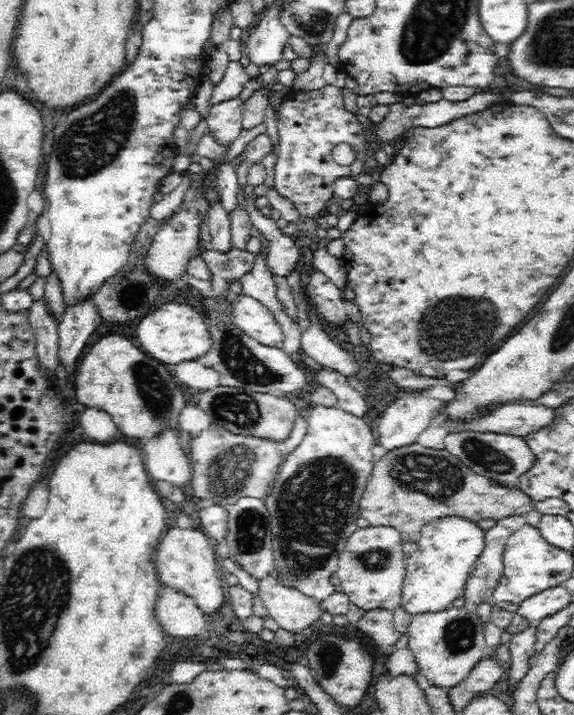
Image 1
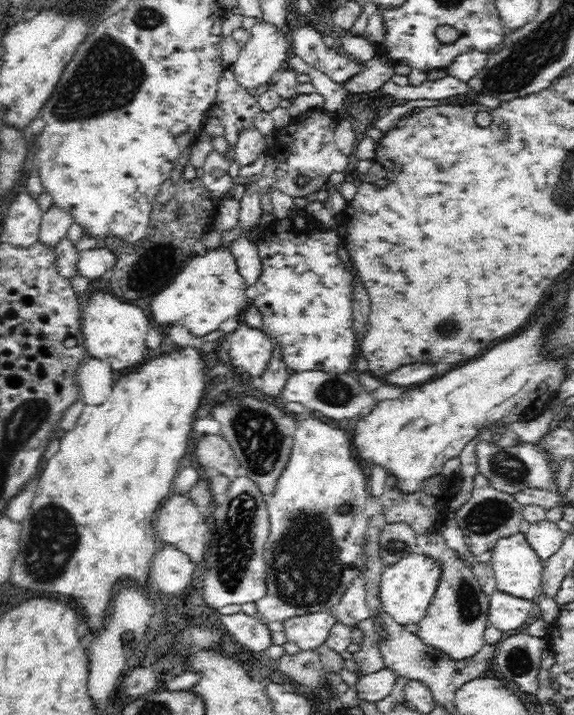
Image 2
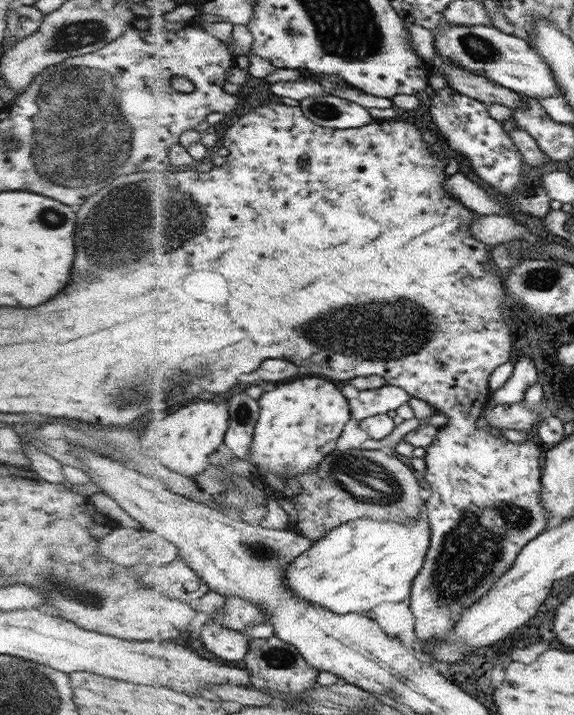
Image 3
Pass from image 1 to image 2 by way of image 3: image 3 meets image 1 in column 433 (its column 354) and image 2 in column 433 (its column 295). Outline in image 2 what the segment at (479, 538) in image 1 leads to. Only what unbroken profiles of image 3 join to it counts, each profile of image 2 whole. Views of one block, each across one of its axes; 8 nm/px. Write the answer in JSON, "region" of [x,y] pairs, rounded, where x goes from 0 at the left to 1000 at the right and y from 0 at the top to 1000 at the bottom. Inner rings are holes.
{"region":[[[723,772],[693,786],[676,789],[662,806],[659,824],[662,853],[700,876],[730,874],[742,862],[744,848],[756,831],[758,821],[763,820],[763,811],[767,811],[763,789],[758,789],[751,780]]]}

